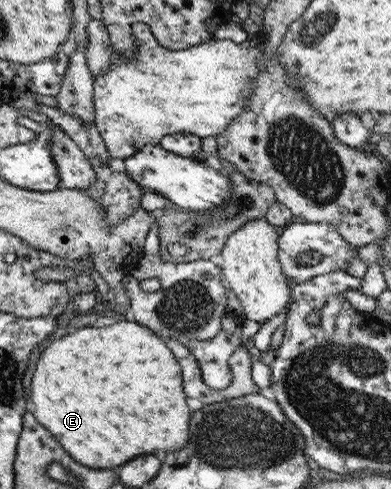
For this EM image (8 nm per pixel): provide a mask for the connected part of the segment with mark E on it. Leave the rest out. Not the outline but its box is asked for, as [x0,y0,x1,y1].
[31,318,189,468]

